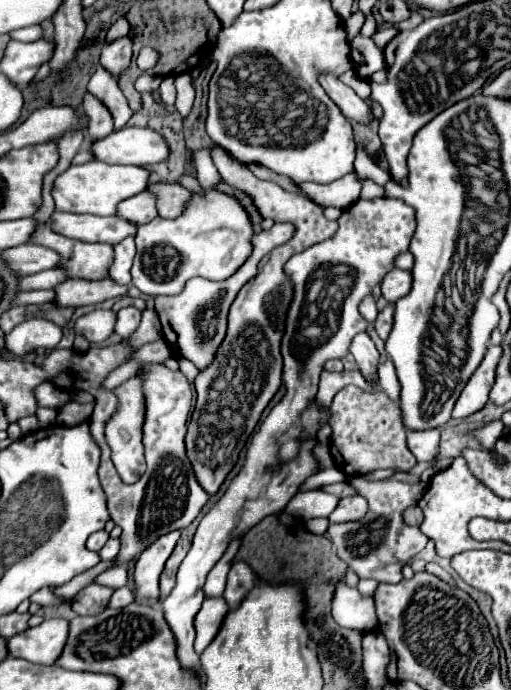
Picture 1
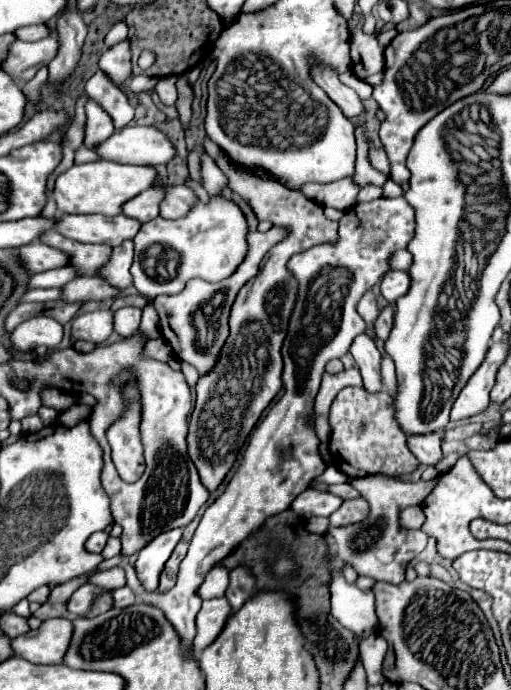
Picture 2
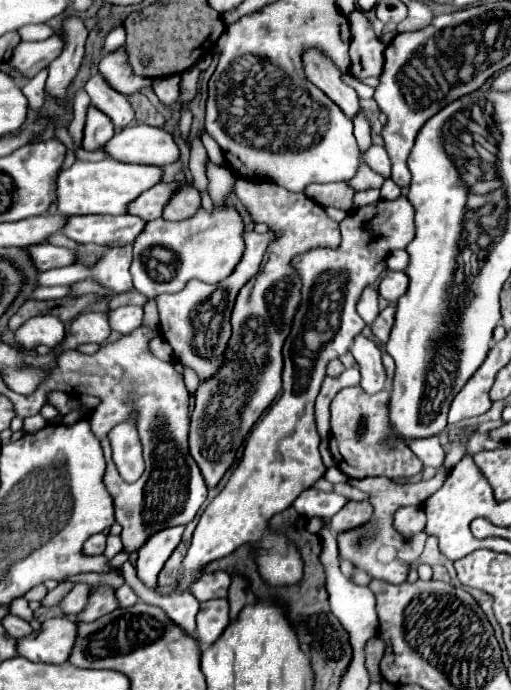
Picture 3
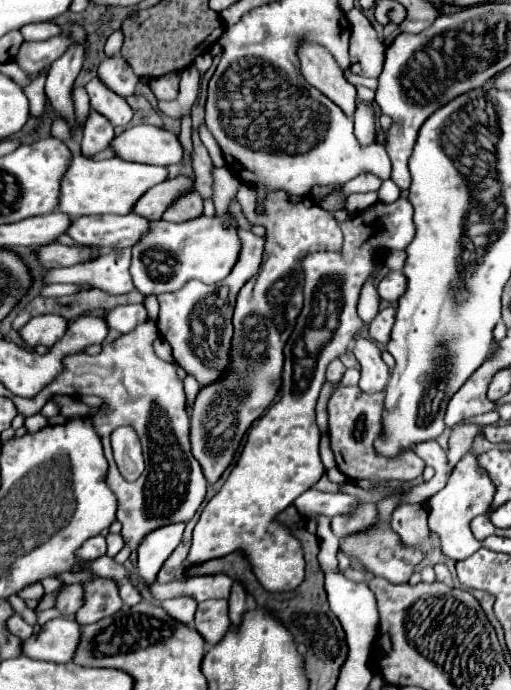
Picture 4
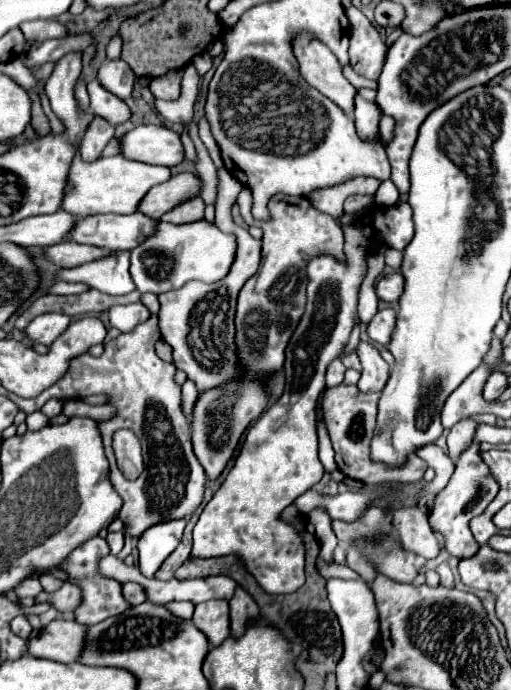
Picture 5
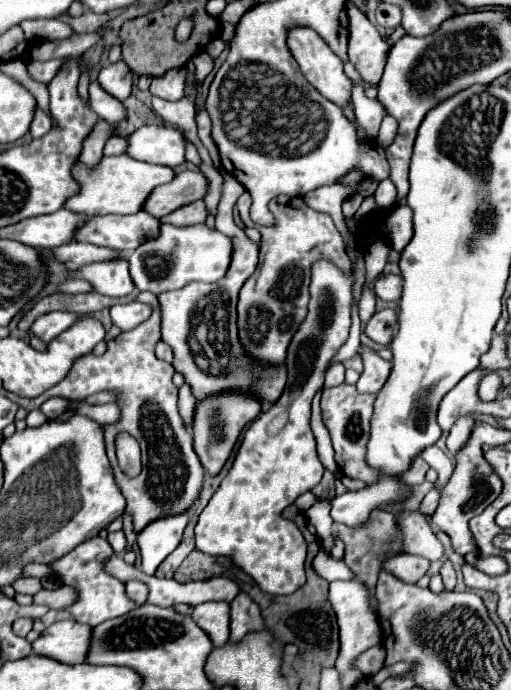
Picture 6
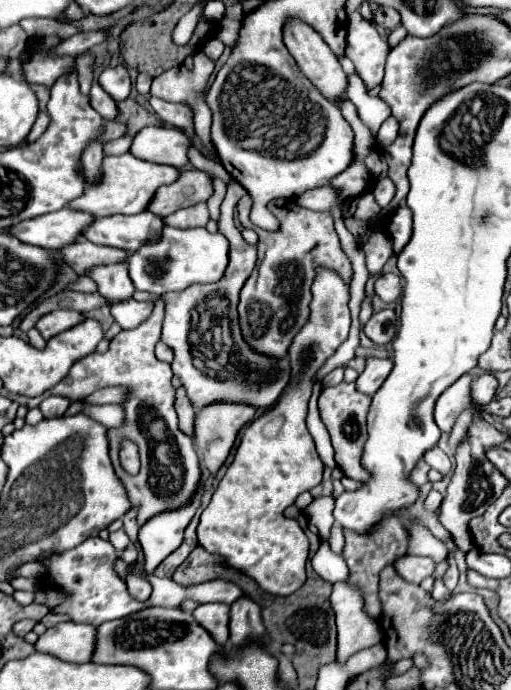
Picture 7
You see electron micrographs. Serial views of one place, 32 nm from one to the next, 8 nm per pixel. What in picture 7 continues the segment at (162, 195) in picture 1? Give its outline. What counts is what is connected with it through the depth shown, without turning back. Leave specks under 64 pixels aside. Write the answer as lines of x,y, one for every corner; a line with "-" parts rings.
204,202
196,206
188,206
182,210
176,210
172,216
164,218
164,224
174,226
174,228
194,228
194,226
206,226
210,214

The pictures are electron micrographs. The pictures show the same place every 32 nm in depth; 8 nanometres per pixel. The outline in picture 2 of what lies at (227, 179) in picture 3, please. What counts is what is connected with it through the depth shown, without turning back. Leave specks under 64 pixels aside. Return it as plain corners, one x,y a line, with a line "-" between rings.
204,152
200,156
200,176
202,176
202,186
206,188
208,194
220,194
222,188
228,184
224,180
224,174
220,172
220,168
216,168
214,160
208,156
208,152

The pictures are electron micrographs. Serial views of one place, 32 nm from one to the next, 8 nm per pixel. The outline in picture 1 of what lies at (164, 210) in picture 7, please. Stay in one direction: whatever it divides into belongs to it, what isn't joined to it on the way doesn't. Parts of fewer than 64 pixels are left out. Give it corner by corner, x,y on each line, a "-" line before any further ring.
140,192
128,200
122,200
116,208
116,216
122,220
128,220
136,226
148,224
156,216
156,202
150,196
150,192

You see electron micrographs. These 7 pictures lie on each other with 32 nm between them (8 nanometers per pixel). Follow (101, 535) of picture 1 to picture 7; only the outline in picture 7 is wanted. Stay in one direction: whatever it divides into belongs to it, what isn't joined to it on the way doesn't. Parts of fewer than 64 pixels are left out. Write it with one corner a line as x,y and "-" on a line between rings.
88,538
84,544
62,552
60,556
52,556
52,560
44,560
48,568
48,582
50,586
58,586
70,592
70,600
62,606
54,608
56,612
66,612
74,622
84,622
92,626
100,626
102,622
116,620
120,616
126,616
128,612
136,612
142,606
148,606
148,602
134,600
128,590
126,582
114,576
112,562
118,558
118,552
112,548
108,540
102,538

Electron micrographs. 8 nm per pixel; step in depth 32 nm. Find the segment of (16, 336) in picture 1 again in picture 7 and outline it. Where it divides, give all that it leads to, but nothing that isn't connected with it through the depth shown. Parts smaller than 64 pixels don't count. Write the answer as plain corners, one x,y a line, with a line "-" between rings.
54,310
46,316
42,316
38,322
36,322
36,330
42,334
44,340
50,340
52,336
76,326
80,320
84,320
84,316
80,312
74,312
74,310

